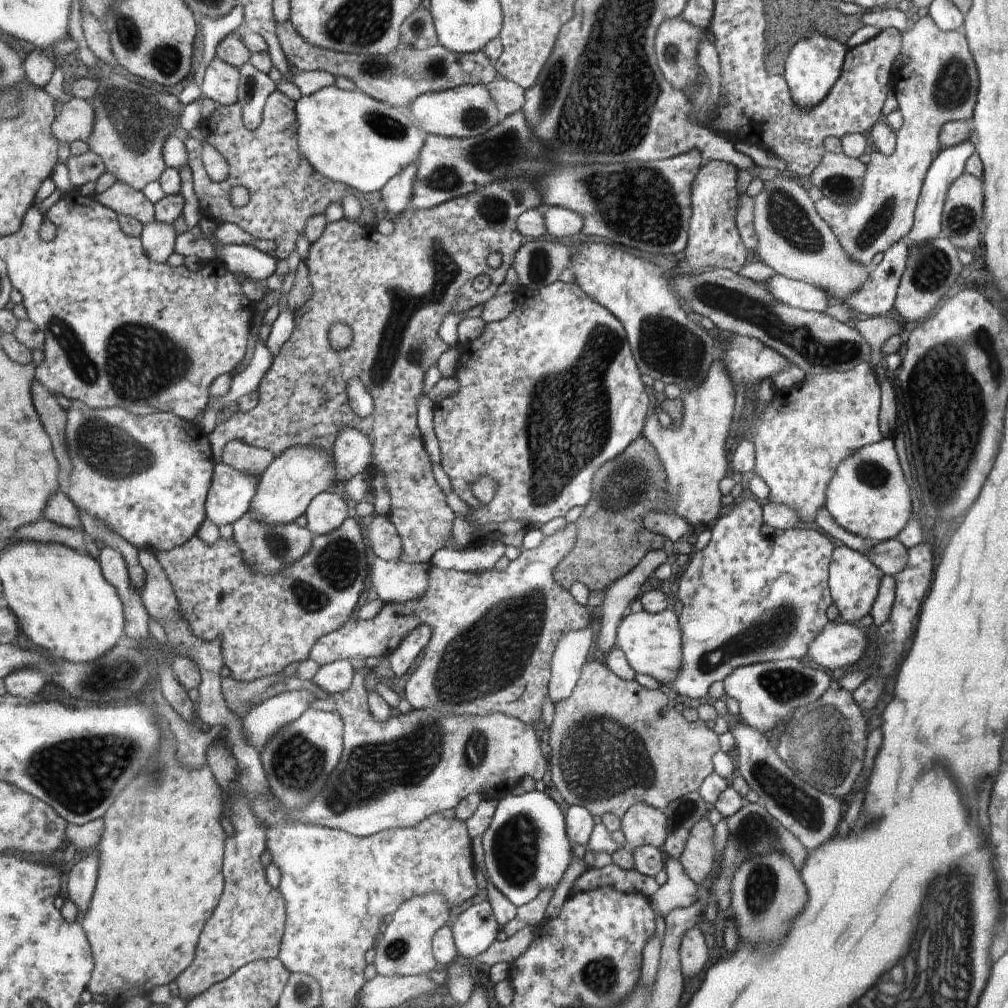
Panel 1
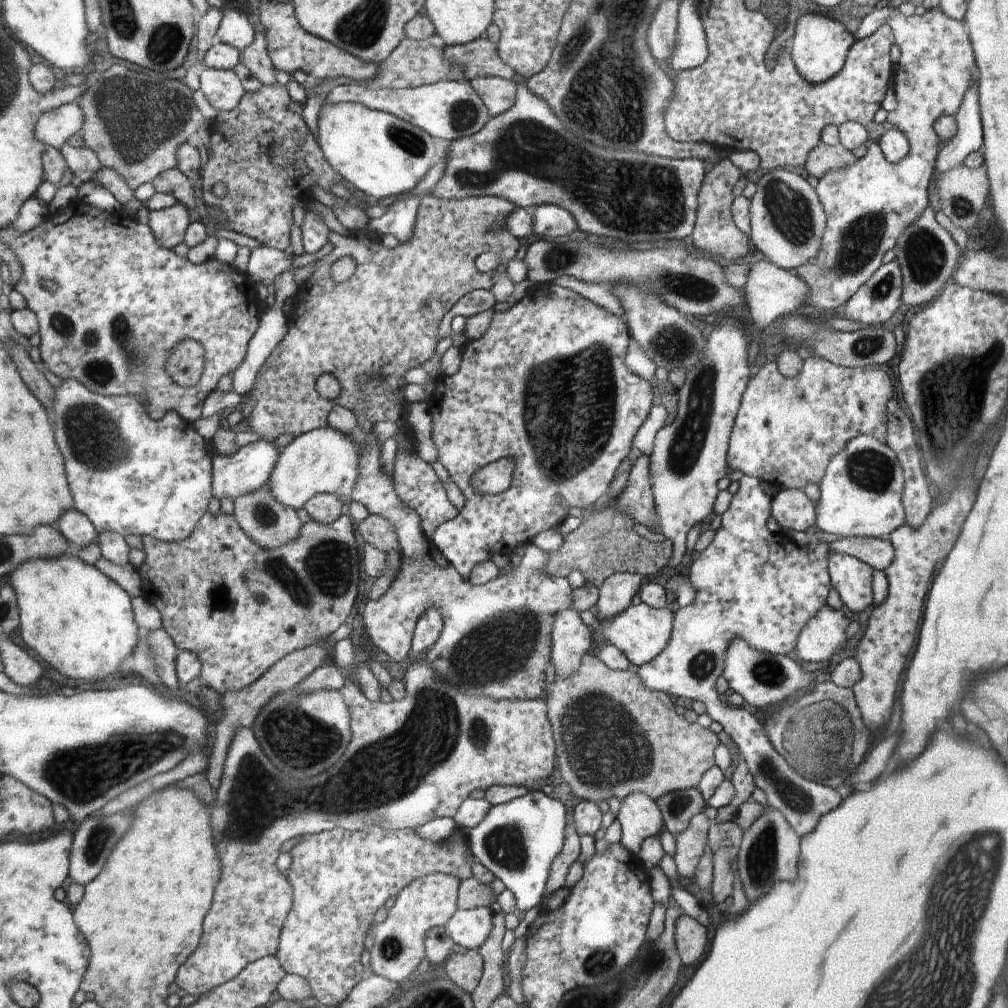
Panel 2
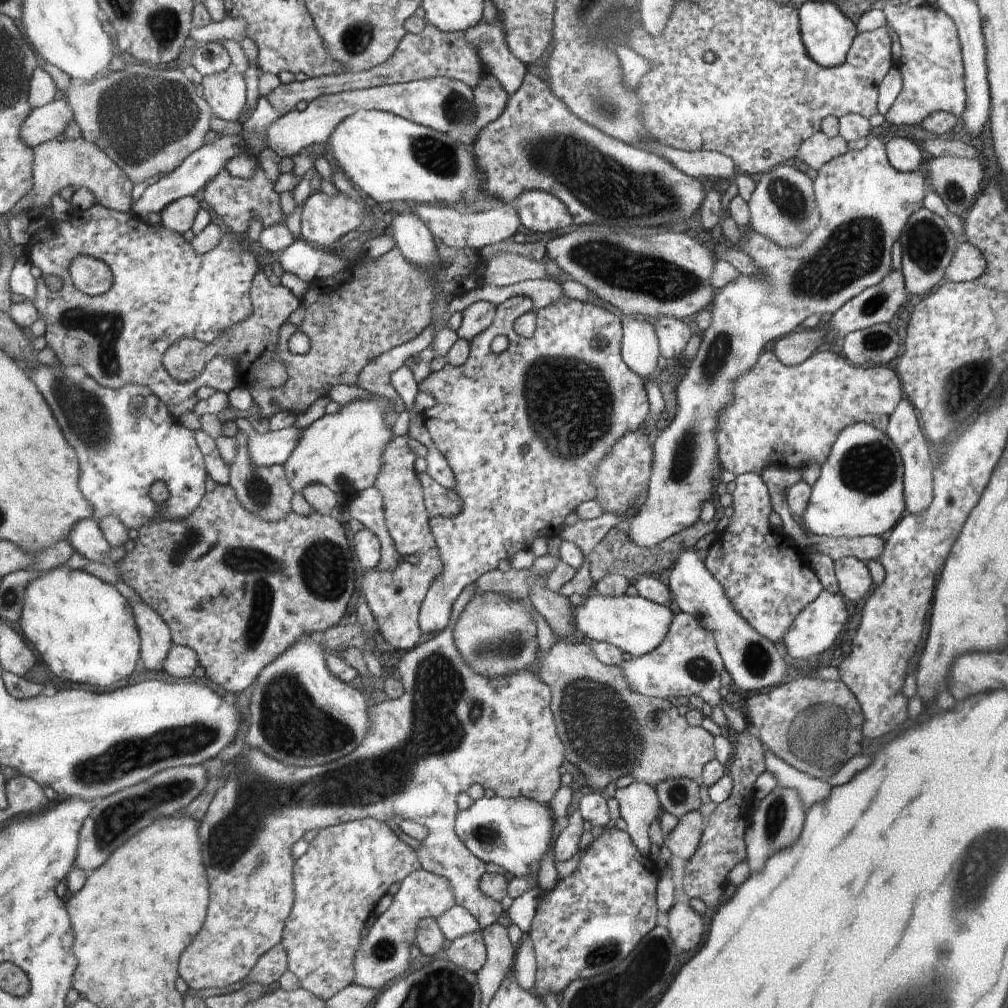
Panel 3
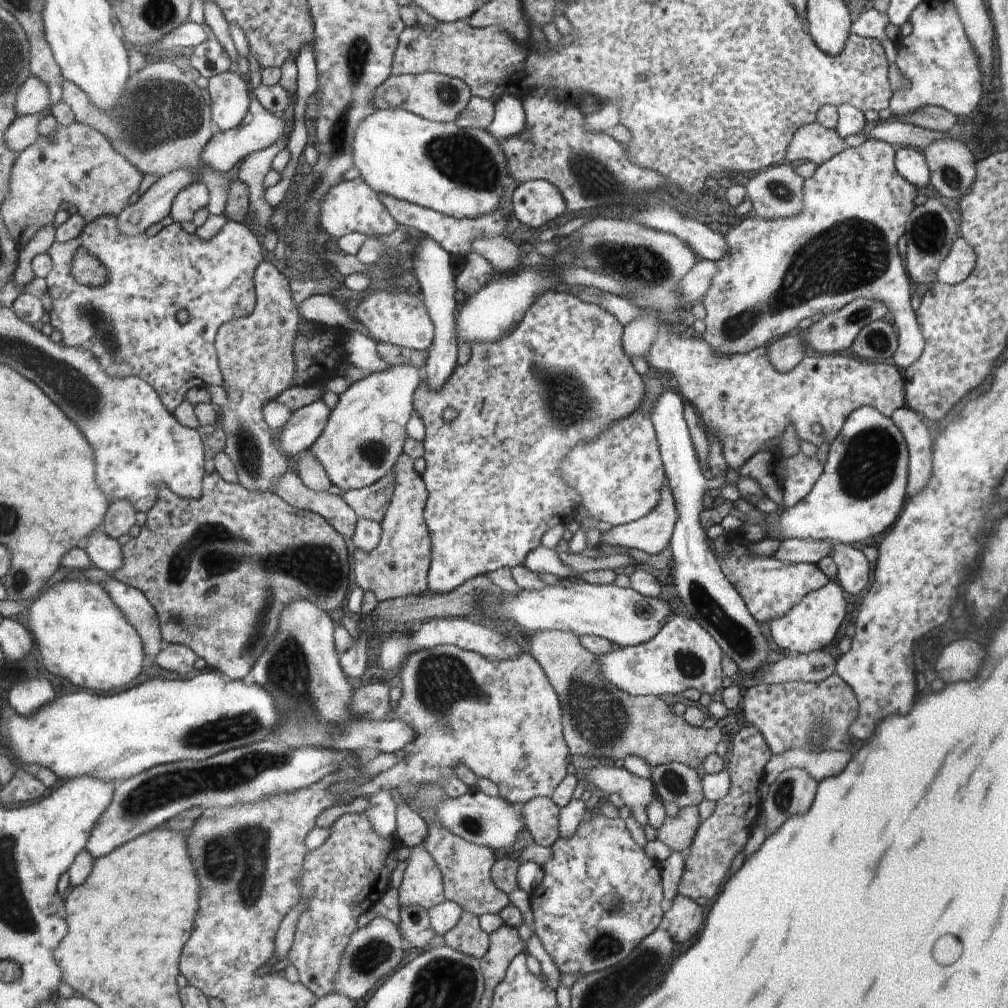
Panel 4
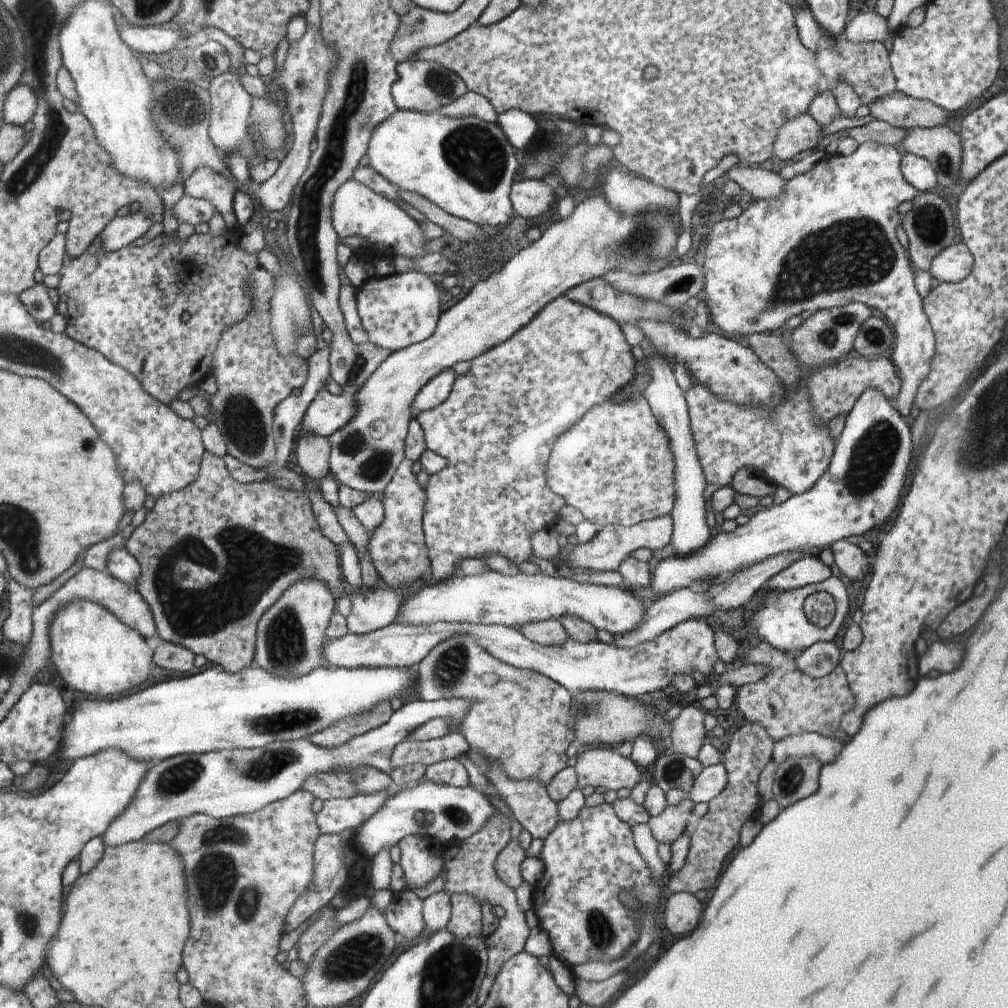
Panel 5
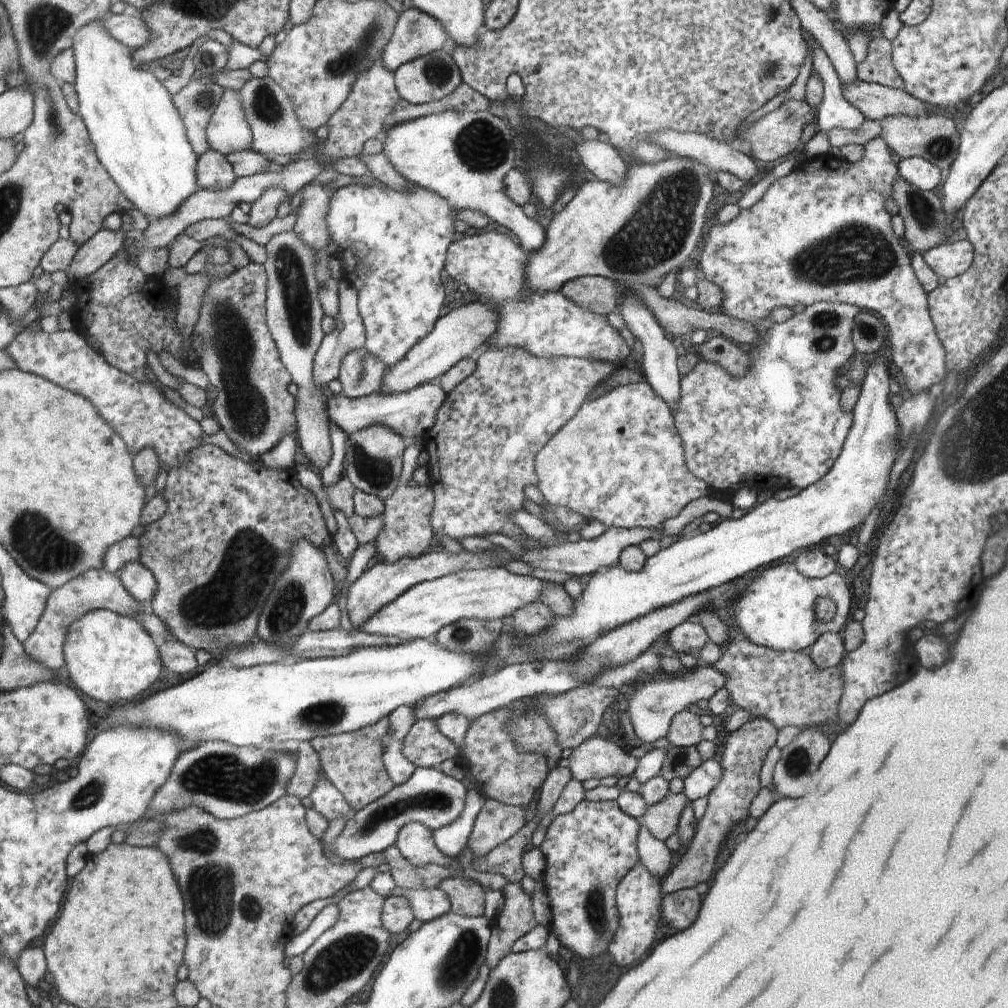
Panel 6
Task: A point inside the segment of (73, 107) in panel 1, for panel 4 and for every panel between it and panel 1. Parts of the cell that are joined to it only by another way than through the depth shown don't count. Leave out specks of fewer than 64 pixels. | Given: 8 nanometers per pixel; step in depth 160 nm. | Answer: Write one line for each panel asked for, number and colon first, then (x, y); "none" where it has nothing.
2: (57, 128)
3: (45, 124)
4: (26, 130)

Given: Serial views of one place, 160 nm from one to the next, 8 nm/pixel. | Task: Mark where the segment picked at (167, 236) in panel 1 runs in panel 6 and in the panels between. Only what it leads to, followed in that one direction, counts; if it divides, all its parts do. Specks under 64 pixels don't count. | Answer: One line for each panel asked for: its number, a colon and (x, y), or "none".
2: (169, 224)
3: (179, 217)
4: (195, 197)
5: (204, 184)
6: (214, 172)

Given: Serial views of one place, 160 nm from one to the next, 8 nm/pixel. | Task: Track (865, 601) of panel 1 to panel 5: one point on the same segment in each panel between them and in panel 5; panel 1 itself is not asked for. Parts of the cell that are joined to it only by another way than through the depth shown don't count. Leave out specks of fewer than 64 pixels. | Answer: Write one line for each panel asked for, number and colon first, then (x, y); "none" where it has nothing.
2: (852, 579)
3: (853, 576)
4: (853, 571)
5: (850, 560)

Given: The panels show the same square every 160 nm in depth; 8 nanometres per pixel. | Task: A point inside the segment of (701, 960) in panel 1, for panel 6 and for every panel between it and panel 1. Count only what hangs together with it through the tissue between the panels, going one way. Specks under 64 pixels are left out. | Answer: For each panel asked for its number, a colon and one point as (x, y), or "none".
2: (691, 937)
3: (685, 925)
4: (684, 916)
5: (682, 913)
6: (680, 909)

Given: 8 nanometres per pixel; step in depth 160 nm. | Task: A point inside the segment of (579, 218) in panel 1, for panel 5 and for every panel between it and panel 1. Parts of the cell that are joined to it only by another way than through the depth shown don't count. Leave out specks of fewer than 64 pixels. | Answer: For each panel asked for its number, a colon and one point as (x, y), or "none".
2: (549, 221)
3: (538, 211)
4: (535, 202)
5: (531, 198)

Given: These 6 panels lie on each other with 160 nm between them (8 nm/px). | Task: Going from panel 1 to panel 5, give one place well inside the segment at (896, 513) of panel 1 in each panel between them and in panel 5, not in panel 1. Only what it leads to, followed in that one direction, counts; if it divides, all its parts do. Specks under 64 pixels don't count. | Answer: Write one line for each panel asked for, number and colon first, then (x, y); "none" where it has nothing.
2: (860, 495)
3: (858, 493)
4: (861, 493)
5: (863, 485)

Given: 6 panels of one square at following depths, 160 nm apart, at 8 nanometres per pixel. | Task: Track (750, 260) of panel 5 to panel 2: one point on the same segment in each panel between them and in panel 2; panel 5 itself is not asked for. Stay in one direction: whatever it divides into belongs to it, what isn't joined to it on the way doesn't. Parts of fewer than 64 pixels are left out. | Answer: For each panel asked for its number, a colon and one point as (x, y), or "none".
2: (869, 205)
3: (864, 202)
4: (772, 277)

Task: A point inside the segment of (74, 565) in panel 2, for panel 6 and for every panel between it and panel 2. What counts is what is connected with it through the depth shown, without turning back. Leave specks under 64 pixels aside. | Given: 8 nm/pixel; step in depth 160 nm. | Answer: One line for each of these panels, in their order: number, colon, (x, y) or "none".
3: (86, 631)
4: (83, 636)
5: (94, 651)
6: (110, 657)

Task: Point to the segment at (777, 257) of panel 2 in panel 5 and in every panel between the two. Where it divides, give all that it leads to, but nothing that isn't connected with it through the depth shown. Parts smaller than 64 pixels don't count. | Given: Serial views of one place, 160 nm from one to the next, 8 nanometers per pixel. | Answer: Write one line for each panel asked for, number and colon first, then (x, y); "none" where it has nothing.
3: (783, 206)
4: (778, 191)
5: (758, 184)

